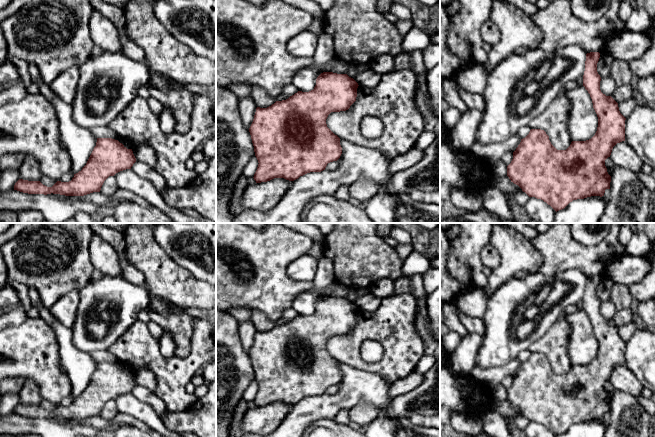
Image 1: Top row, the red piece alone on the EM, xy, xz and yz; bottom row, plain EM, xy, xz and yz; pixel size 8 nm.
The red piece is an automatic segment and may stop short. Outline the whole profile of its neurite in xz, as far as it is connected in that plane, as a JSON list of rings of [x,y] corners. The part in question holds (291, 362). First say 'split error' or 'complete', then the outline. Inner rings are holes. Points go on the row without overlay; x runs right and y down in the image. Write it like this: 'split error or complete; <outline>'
complete; [[[323,296],[316,303],[316,309],[309,316],[298,315],[286,324],[276,325],[267,332],[256,332],[253,346],[249,352],[258,391],[254,398],[256,407],[267,406],[274,402],[294,405],[310,396],[325,394],[328,387],[337,385],[342,378],[340,362],[326,348],[331,336],[346,335],[356,325],[358,307],[347,298]]]

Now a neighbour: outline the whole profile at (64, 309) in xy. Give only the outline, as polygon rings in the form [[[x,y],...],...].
[[[72,290],[58,299],[49,311],[63,326],[72,329],[79,306],[79,291]]]

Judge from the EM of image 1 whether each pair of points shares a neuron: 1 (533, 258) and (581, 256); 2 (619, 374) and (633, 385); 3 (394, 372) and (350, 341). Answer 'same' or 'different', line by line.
1: different
2: same
3: same

